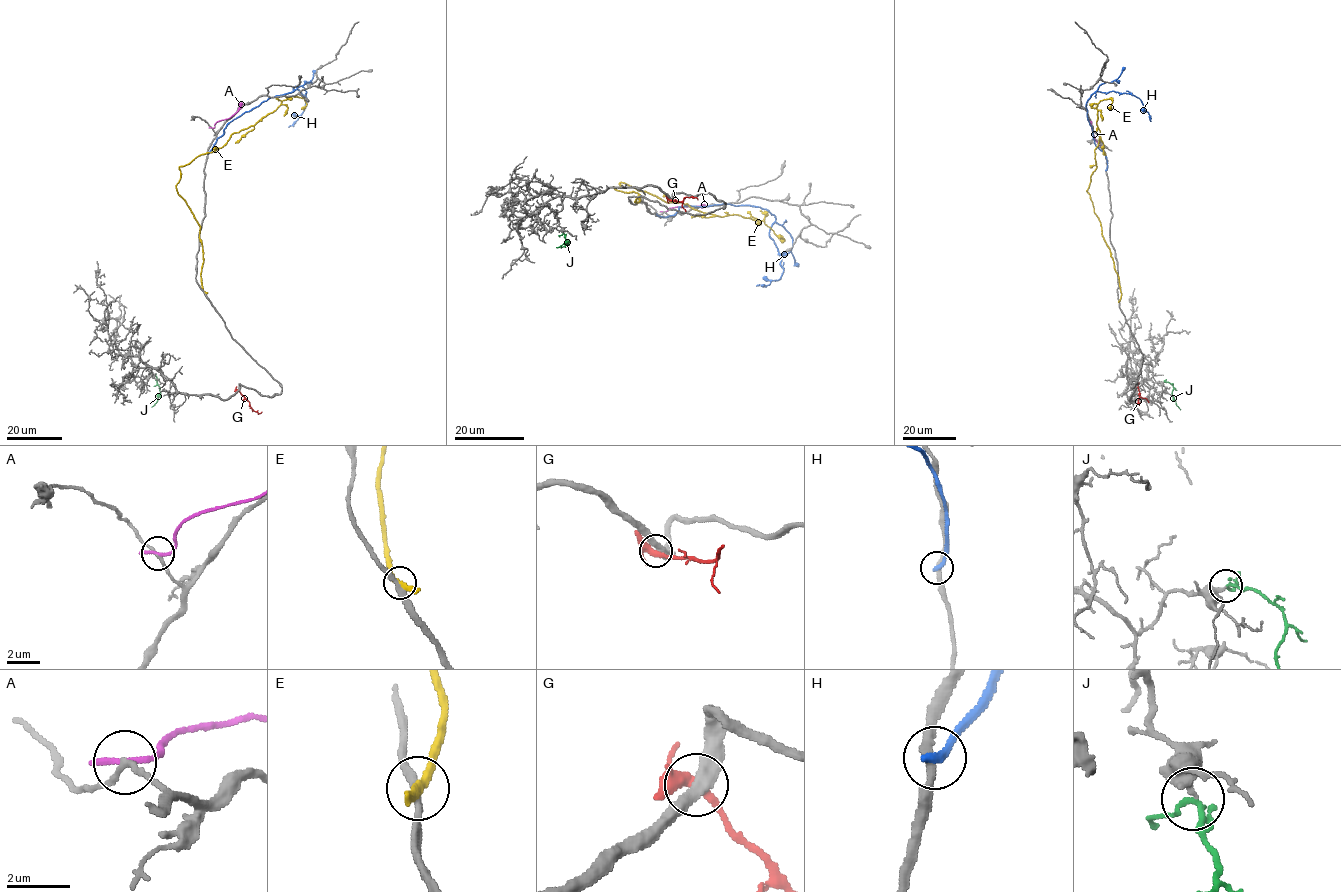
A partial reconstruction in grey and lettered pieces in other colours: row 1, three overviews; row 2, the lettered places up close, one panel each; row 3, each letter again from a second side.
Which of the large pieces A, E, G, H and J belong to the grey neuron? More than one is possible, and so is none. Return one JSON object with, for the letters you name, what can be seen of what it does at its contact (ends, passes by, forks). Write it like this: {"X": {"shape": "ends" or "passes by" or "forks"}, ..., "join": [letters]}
{"J": {"shape": "passes by"}, "join": ["J"]}

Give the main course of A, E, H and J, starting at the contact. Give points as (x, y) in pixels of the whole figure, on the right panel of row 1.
A: (1099, 145), (1088, 118)
E: (1119, 301), (1119, 276), (1087, 192), (1096, 167), (1096, 108), (1109, 98), (1109, 109)
H: (1106, 170), (1106, 156), (1094, 143), (1088, 120), (1086, 104), (1092, 94), (1115, 91), (1134, 95), (1151, 121)
J: (1164, 381), (1173, 386), (1173, 397), (1180, 410)

